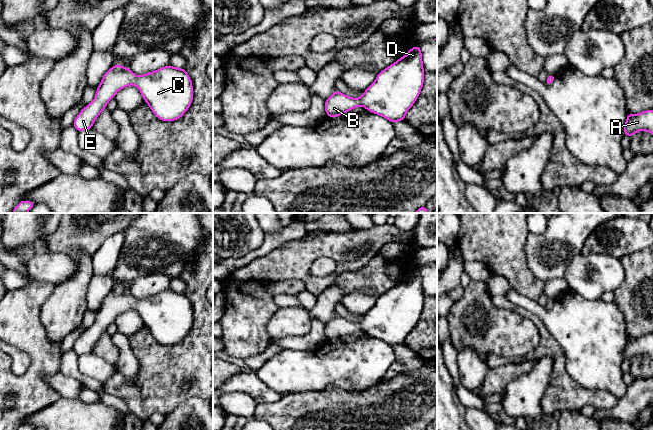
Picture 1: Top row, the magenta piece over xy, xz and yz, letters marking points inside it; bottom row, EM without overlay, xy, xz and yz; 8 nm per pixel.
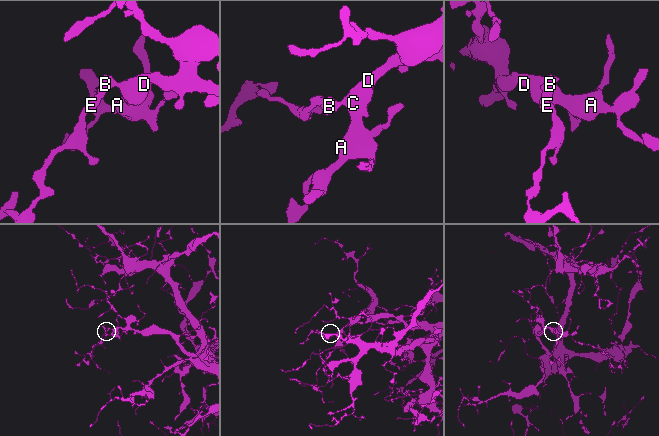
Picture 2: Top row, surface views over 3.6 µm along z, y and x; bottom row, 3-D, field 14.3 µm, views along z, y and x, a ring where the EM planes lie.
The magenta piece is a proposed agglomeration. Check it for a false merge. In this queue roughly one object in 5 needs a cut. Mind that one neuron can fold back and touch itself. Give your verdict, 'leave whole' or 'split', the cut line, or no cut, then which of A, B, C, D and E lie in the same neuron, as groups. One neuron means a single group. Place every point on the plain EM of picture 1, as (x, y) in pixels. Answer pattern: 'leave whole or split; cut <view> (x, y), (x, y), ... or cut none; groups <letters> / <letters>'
leave whole; cut none; groups A B C D E

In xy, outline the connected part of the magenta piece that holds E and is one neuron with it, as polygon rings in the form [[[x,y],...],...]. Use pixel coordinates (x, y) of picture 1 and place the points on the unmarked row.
[[[118,286],[103,299],[94,323],[76,340],[73,351],[78,355],[93,353],[93,347],[116,317],[135,309],[154,339],[161,345],[180,343],[193,325],[193,309],[184,292],[172,289],[137,300]]]

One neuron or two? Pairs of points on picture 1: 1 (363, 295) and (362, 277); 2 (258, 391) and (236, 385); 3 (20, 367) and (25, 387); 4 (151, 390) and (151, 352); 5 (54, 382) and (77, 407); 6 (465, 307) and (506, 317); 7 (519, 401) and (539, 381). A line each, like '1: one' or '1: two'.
1: two
2: one
3: two
4: one
5: two
6: one
7: one

